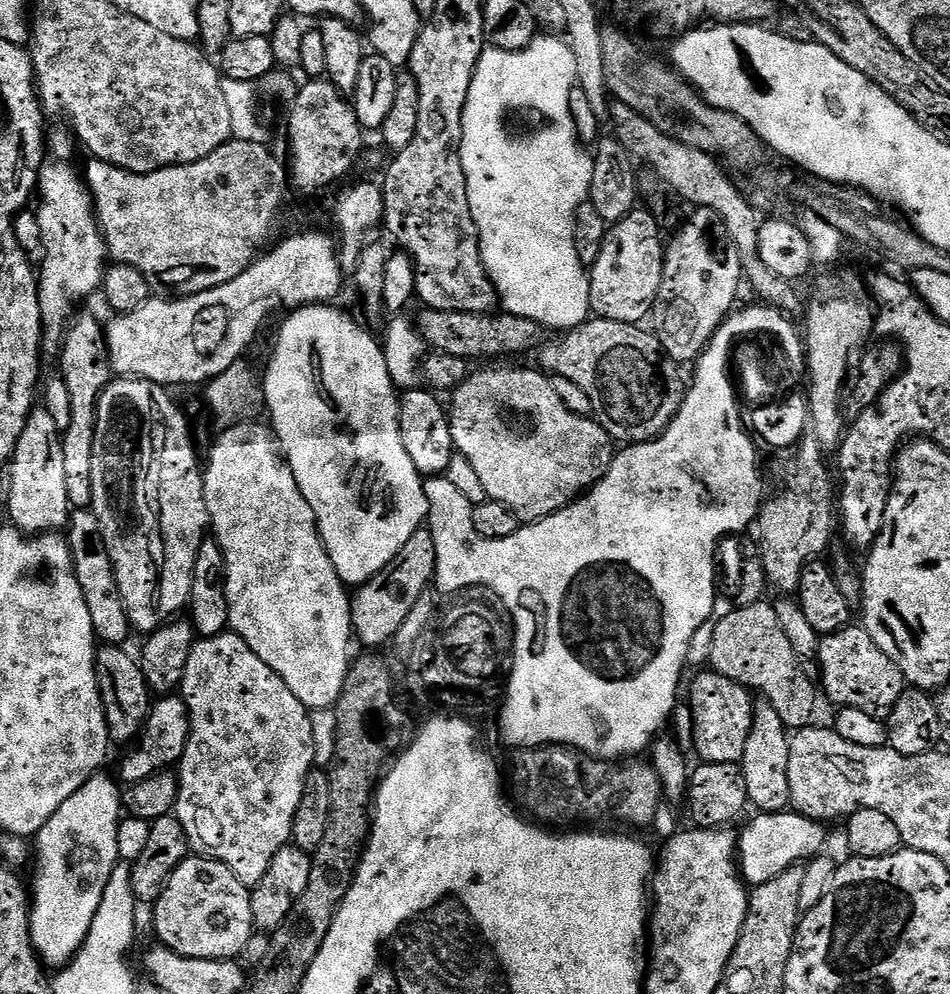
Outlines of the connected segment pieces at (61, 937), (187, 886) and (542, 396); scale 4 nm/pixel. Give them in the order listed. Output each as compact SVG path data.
M104 775L91 776L78 791L70 794L70 798L66 798L66 802L54 810L46 826L42 826L42 830L34 837L36 881L30 884L32 945L36 947L36 955L52 970L71 964L86 942L94 914L98 914L98 906L102 906L102 894L106 894L110 874L114 874L116 865L121 863L118 854L118 826L122 819L122 788L115 779L112 781Z
M193 855L170 874L164 883L162 898L154 906L156 912L156 936L163 947L190 958L207 960L231 960L243 953L246 942L254 934L252 923L252 893L240 879L222 862Z
M535 367L533 368L488 368L485 372L478 373L477 376L475 373L471 378L465 380L463 384L459 384L451 393L452 408L450 404L450 415L448 418L456 452L468 458L470 463L477 468L477 472L485 484L488 499L496 500L499 504L505 504L522 522L544 520L556 512L561 512L563 508L567 508L573 500L583 497L591 489L592 485L599 484L604 479L608 472L608 467L612 465L614 455L614 441L609 436L608 431L595 419L579 416L569 410L566 402L562 402L562 398L558 398L551 379L543 371L537 370Z

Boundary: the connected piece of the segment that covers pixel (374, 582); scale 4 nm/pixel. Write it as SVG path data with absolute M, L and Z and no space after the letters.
M421 526L416 533L406 542L406 546L398 555L384 567L377 576L372 576L365 584L359 585L351 597L352 602L352 631L355 639L365 644L365 649L380 650L384 643L395 641L399 627L406 622L410 610L417 605L418 598L424 591L433 587L436 579L436 550L434 538L427 527Z

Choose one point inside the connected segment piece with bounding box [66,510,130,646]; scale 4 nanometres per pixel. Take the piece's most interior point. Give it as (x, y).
(93, 566)

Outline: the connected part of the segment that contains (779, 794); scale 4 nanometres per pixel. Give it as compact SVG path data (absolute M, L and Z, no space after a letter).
M760 702L752 709L752 729L750 738L746 738L744 758L740 761L740 772L745 778L747 803L757 813L782 812L789 807L789 759L790 759L790 732L784 727L782 718L778 718L778 710L767 702Z

